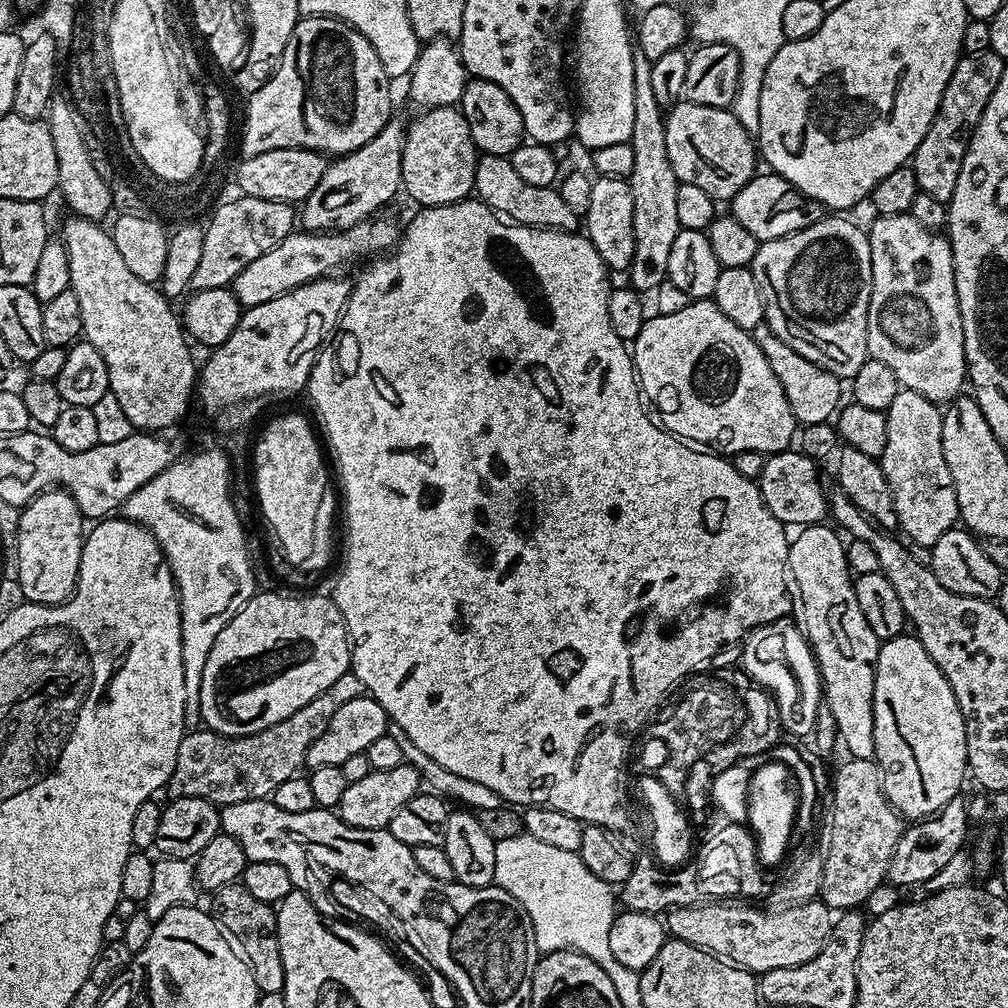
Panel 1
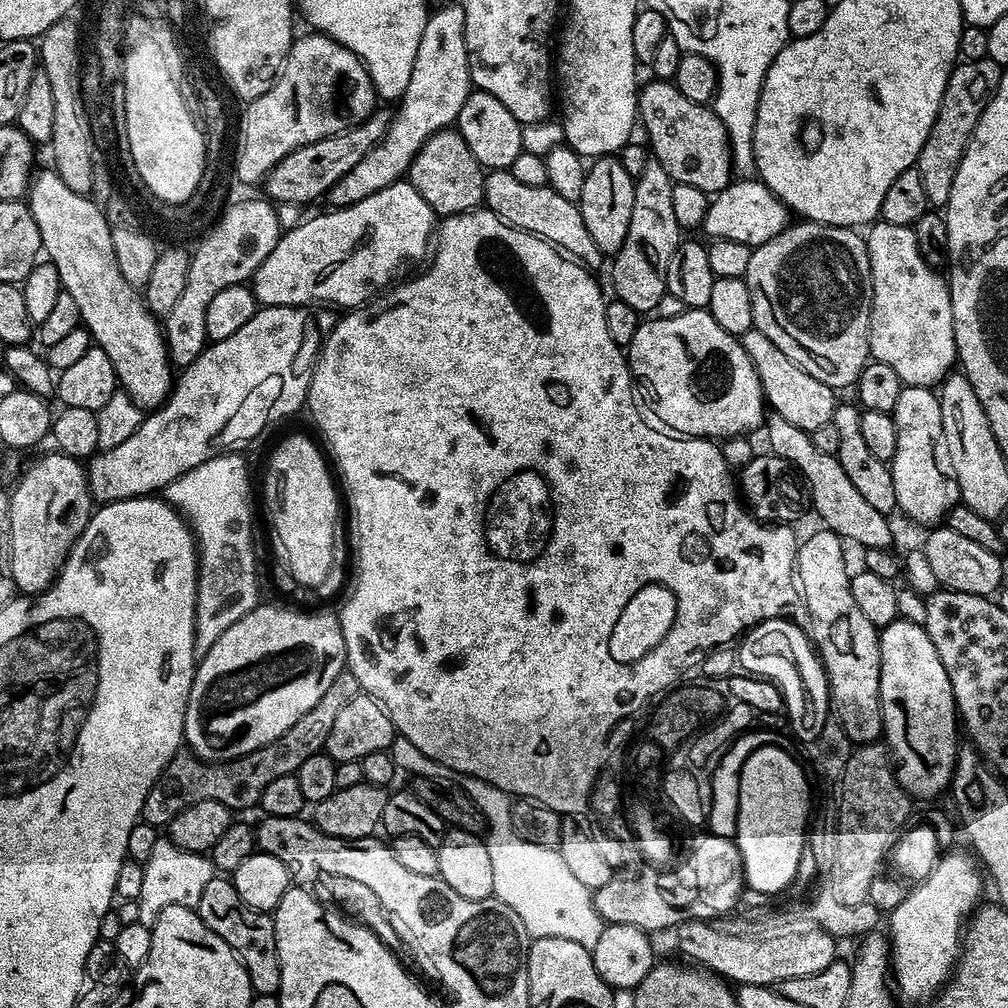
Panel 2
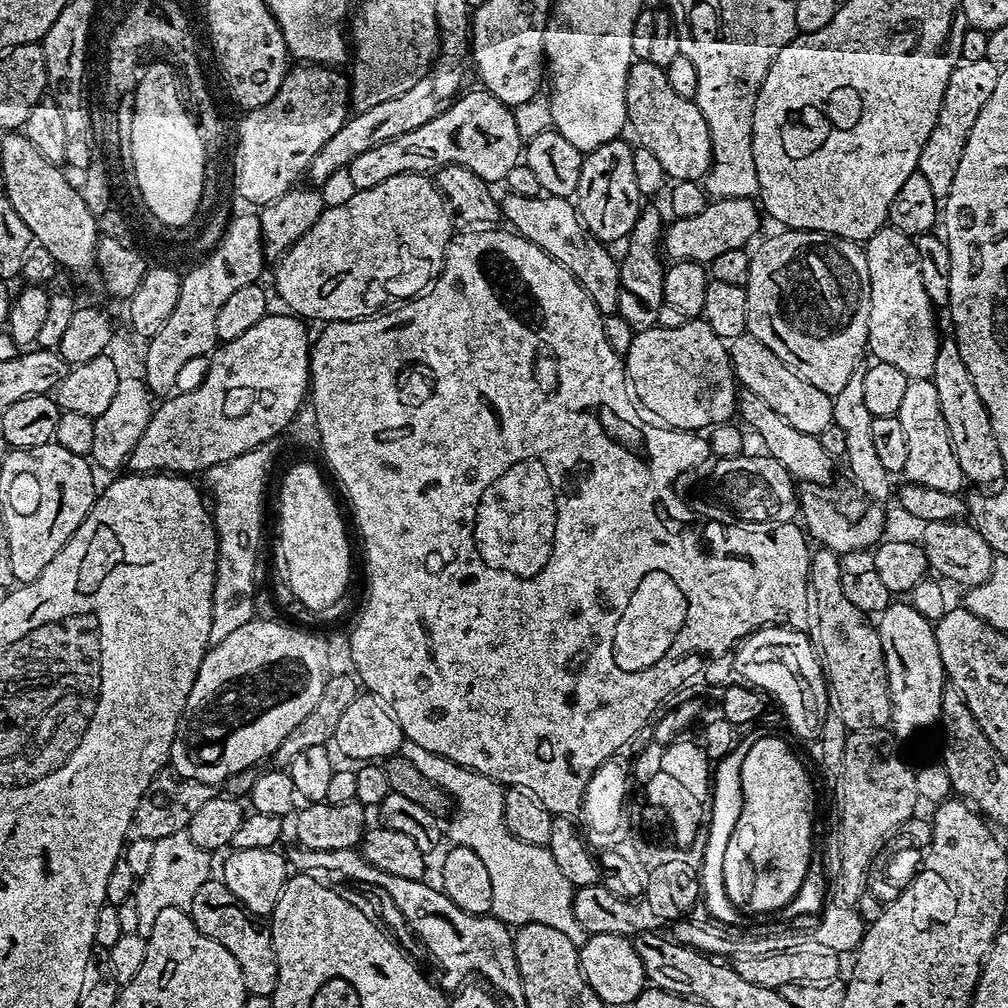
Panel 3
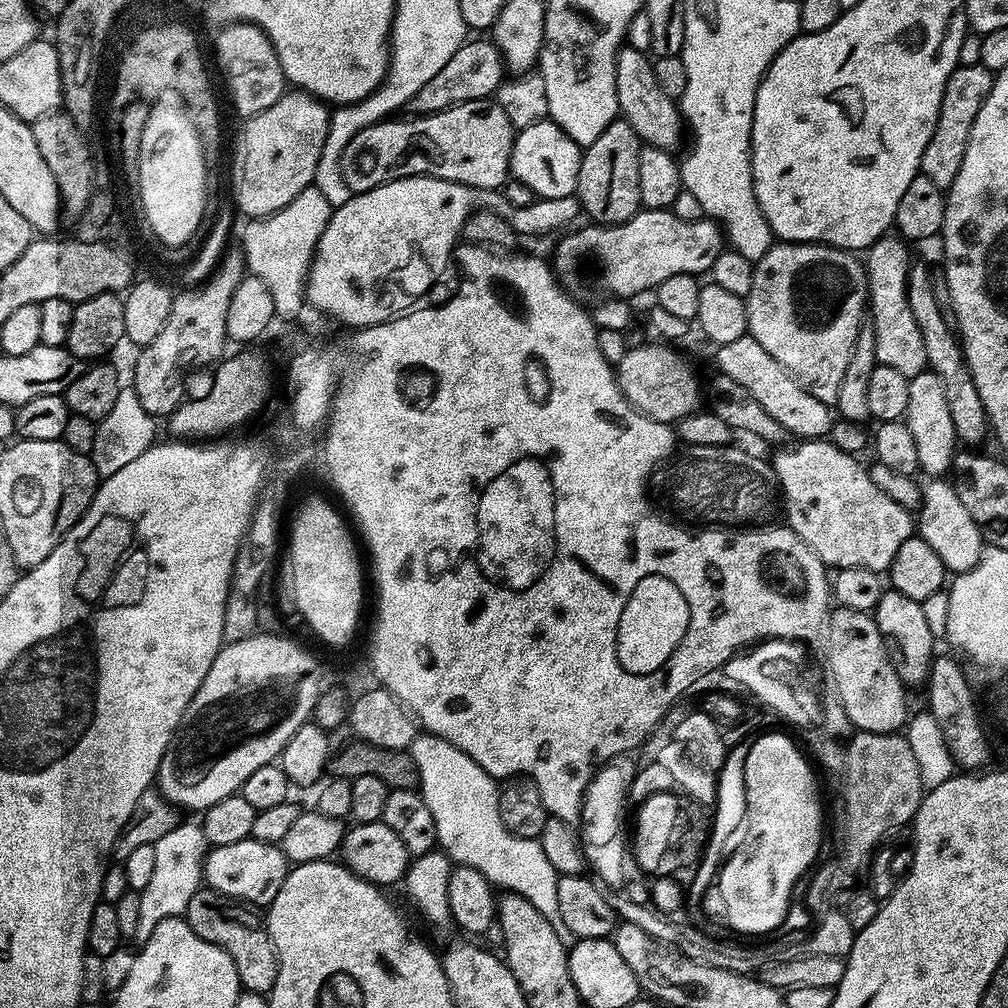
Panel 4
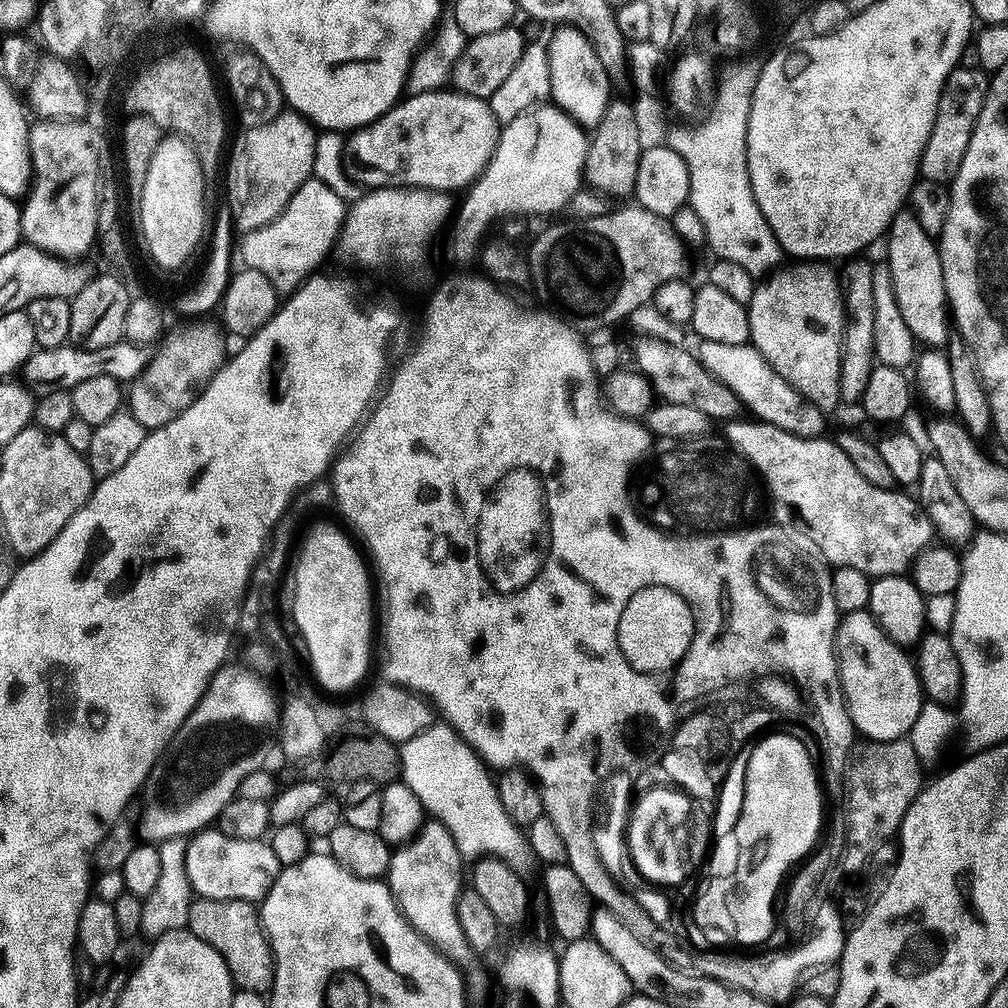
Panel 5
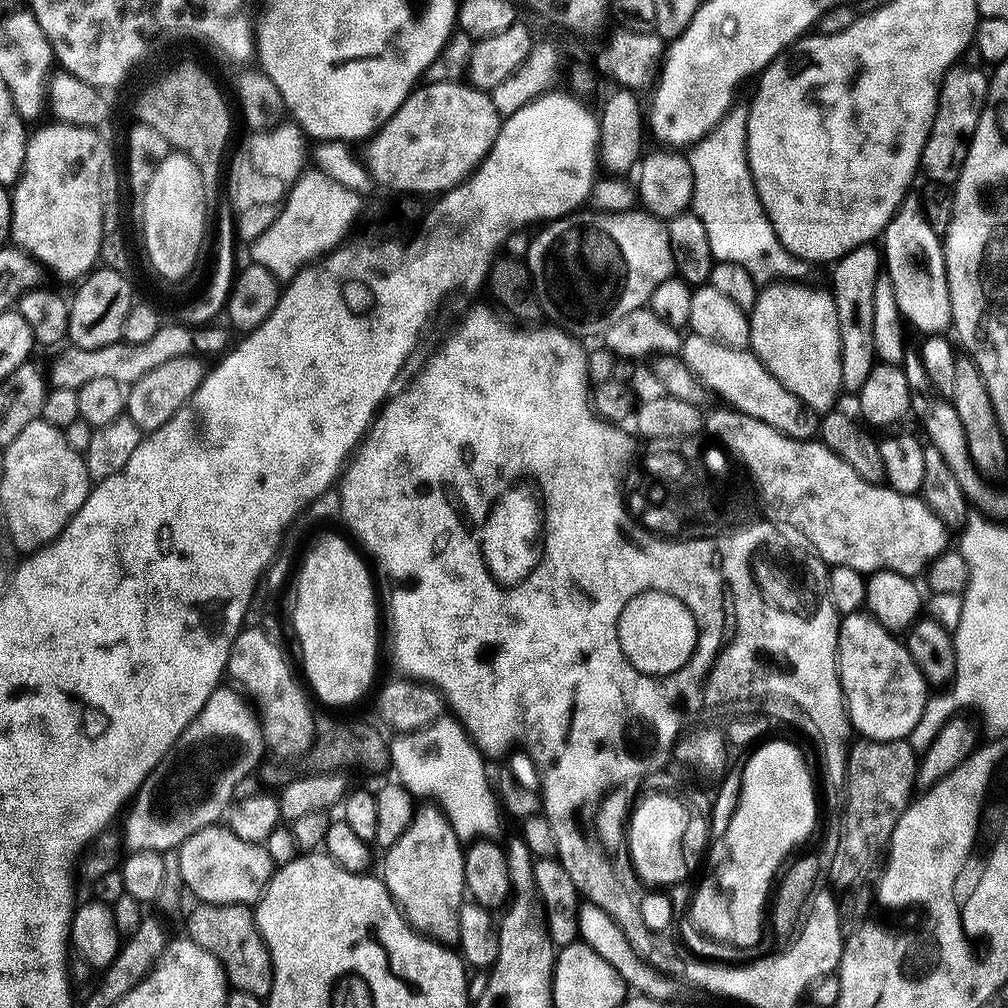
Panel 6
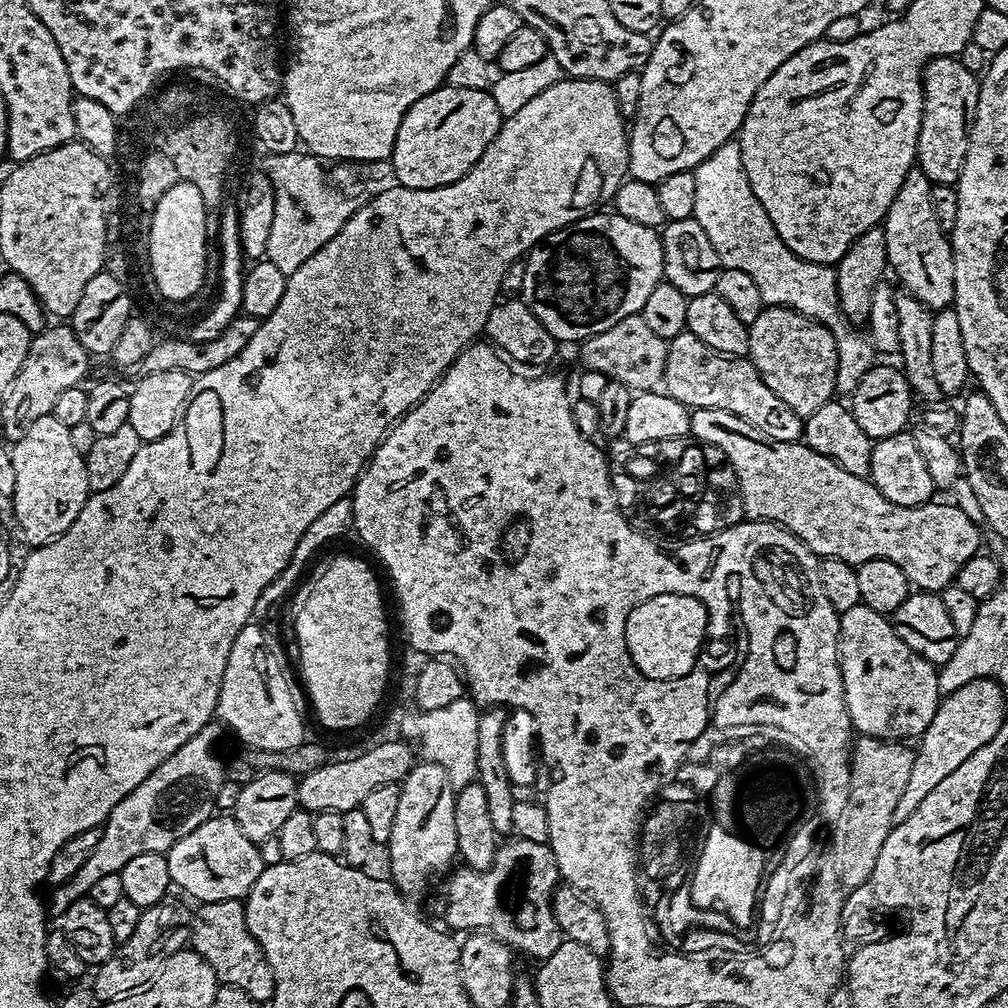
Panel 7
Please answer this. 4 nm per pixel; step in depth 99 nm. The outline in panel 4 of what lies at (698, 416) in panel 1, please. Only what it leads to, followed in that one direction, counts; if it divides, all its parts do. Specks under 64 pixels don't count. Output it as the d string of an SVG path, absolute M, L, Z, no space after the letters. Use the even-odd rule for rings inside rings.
M645 342L629 347L626 358L618 365L618 383L633 408L651 420L672 426L701 407L702 384L696 381L691 366L672 349L675 347L660 344Z

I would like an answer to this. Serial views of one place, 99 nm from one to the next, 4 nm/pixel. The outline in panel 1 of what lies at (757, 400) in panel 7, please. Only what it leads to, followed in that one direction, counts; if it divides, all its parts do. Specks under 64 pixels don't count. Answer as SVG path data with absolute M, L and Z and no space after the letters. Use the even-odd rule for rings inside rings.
M767 323L758 325L751 334L756 339L756 345L762 350L762 354L766 354L766 362L770 362L770 370L774 370L778 382L782 384L786 402L790 404L790 410L796 421L800 424L829 423L842 404L842 399L840 400L841 377L830 374L822 370L822 366L802 358L798 350L790 350L790 346L782 342L782 338L778 338L770 331Z

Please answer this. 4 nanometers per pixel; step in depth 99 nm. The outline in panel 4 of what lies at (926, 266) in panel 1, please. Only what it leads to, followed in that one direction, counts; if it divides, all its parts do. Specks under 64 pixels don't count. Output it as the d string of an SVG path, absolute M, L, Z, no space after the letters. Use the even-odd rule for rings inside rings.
M885 234L867 249L866 271L868 274L868 299L870 301L870 323L876 335L876 362L894 366L901 374L917 376L928 368L926 346L922 342L922 330L910 310L908 301L909 245L903 239Z

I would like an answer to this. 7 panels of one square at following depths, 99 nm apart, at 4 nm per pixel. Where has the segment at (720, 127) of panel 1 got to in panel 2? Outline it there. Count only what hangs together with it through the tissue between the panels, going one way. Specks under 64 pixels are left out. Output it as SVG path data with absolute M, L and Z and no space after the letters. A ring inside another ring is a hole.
M649 79L649 84L639 89L638 92L638 120L644 124L644 132L648 135L647 147L651 155L664 167L668 177L675 183L686 186L698 186L698 190L709 194L715 194L733 183L732 171L732 147L728 145L726 126L717 118L707 104L695 104L686 98L676 88L675 83L667 80Z

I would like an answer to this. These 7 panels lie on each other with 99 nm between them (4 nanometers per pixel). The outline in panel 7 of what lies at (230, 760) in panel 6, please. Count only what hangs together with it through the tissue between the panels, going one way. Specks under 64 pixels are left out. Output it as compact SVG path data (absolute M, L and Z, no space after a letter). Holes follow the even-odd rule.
M213 722L205 726L201 732L194 734L194 738L190 738L190 742L178 746L178 750L174 750L174 754L170 754L170 758L162 762L162 766L152 771L146 782L142 782L133 792L126 794L126 798L122 798L118 806L114 806L114 810L102 825L100 841L98 846L94 846L94 854L90 854L90 858L82 862L80 869L65 884L55 885L56 893L53 894L52 900L50 896L51 911L53 908L56 914L63 914L75 900L87 897L90 886L94 886L98 878L120 872L122 866L126 866L130 858L138 858L138 854L167 853L178 841L186 838L186 834L198 830L202 822L212 819L217 811L218 790L226 778L226 760L225 757L220 757L220 732L222 733L222 728L219 723Z

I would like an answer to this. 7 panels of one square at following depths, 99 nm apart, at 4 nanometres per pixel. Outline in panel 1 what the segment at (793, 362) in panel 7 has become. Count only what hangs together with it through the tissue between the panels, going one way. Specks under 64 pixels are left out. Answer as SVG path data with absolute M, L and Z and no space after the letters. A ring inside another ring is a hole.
M828 214L824 219L814 222L814 226L806 226L806 230L798 230L794 234L786 234L782 238L763 241L759 250L754 254L750 267L754 278L758 278L758 286L762 290L764 319L770 331L778 338L782 338L782 342L786 342L786 346L790 346L790 350L798 350L798 354L802 354L802 358L822 366L822 370L841 378L851 378L854 374L858 374L864 361L869 359L868 311L870 310L870 294L872 293L872 255L870 254L867 231L863 227L860 229L854 221L843 220L840 216L843 215Z

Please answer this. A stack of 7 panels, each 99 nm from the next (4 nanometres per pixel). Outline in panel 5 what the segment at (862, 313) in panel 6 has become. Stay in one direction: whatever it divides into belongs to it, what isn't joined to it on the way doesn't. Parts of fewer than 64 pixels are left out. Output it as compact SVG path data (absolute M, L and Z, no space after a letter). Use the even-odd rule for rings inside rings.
M852 258L842 268L842 287L844 289L844 351L840 354L840 399L863 401L866 382L870 382L870 374L876 367L876 351L874 350L874 274L873 261Z

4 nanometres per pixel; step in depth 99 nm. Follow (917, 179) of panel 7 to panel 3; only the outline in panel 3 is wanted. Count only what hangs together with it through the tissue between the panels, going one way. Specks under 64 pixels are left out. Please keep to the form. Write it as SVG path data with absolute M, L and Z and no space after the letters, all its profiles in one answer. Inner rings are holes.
M955 338L941 339L931 380L934 390L938 390L942 418L946 418L946 430L950 430L950 442L954 446L958 466L962 466L965 481L972 483L973 480L976 486L992 486L1003 481L1006 466L1002 462L1002 450L998 450L998 438L994 438L994 430L990 426L990 414L986 414L986 406L982 406L982 398L978 398L974 378L970 378L970 370L966 370L966 361L962 359L962 350L958 350Z

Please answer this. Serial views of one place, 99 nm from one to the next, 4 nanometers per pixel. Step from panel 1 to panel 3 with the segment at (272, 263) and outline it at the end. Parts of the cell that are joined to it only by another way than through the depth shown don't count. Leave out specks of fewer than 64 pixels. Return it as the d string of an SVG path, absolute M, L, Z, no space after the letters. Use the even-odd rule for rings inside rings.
M403 172L378 182L373 188L356 191L354 198L342 206L325 208L324 212L275 261L276 292L289 313L305 321L363 320L397 302L413 299L425 291L444 269L444 255L452 241L454 216L447 200L427 175Z

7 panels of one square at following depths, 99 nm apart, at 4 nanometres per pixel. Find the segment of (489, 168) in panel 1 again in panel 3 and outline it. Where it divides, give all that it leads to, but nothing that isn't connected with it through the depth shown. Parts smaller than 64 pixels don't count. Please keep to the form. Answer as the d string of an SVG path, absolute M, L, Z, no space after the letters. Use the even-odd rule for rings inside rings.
M508 194L499 201L500 211L505 221L509 220L511 227L534 242L554 262L566 266L570 274L590 294L594 306L598 306L601 314L612 314L617 311L619 300L620 265L617 257L611 256L609 249L601 241L588 235L580 216L576 213L575 203L567 196L523 196L522 194Z

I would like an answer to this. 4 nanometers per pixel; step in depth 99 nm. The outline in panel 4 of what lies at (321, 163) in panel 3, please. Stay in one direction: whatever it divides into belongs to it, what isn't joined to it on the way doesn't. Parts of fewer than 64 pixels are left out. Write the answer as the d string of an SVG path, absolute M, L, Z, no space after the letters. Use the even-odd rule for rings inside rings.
M469 39L461 48L454 50L454 58L414 94L410 108L413 113L427 114L429 112L441 112L447 108L458 106L462 102L474 102L475 100L487 100L495 97L500 85L506 79L504 67L504 55L500 49L492 43L491 39Z

